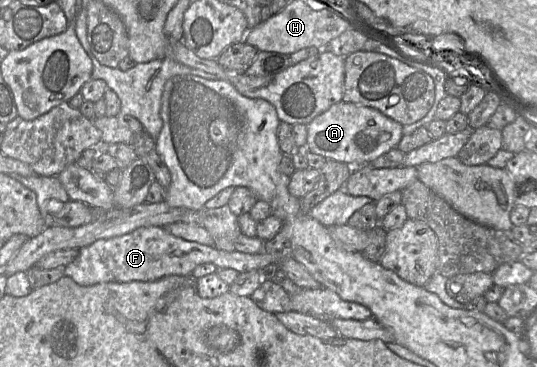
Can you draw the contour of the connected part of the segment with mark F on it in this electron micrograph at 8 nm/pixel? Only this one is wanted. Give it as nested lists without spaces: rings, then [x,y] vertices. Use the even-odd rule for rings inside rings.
[[[160,226],[140,227],[128,234],[100,239],[79,249],[76,259],[64,267],[64,275],[81,286],[105,282],[156,281],[169,275],[188,276],[201,264],[213,263],[218,269],[232,268],[237,272],[258,271],[270,264],[279,264],[287,252],[258,254],[227,252],[214,246],[188,241]]]

